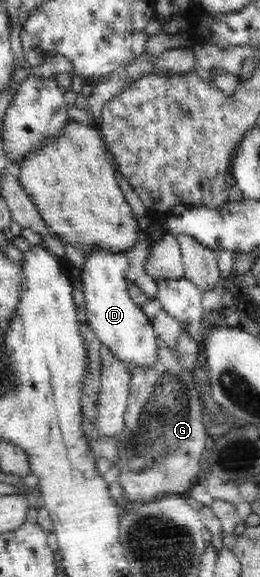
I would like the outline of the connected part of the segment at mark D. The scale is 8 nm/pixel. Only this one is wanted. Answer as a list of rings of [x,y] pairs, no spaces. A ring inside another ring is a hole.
[[[93,250],[84,257],[81,289],[87,308],[85,323],[95,331],[101,345],[107,346],[116,359],[127,366],[131,375],[134,374],[135,368],[152,368],[159,363],[159,335],[153,329],[150,319],[133,303],[129,295],[129,280],[126,277],[128,254],[107,254],[101,250]]]

